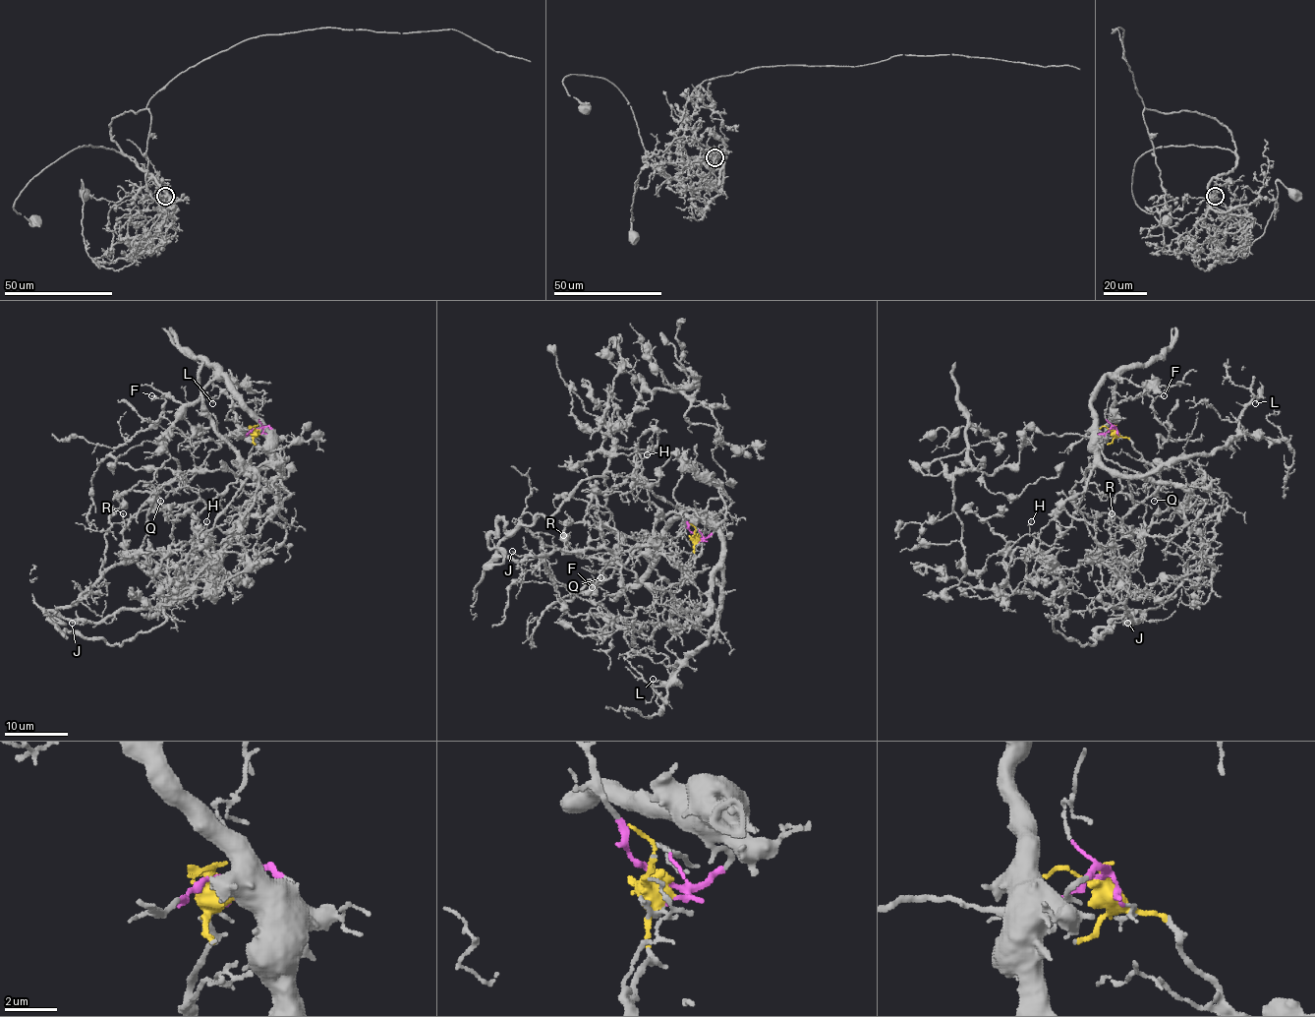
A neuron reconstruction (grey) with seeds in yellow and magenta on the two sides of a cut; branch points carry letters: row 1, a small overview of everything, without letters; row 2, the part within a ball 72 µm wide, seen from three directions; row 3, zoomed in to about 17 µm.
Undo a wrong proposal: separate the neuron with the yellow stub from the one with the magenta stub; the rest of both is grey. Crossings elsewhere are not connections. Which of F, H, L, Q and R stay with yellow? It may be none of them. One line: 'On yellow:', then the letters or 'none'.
On yellow: R

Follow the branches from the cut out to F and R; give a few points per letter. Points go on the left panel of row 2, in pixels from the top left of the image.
F: (256, 429), (267, 426), (272, 433), (224, 376), (217, 376), (197, 399), (185, 404), (169, 394), (151, 396)
R: (256, 429), (249, 468), (200, 512), (197, 531), (178, 549), (141, 554), (128, 560), (123, 512)

